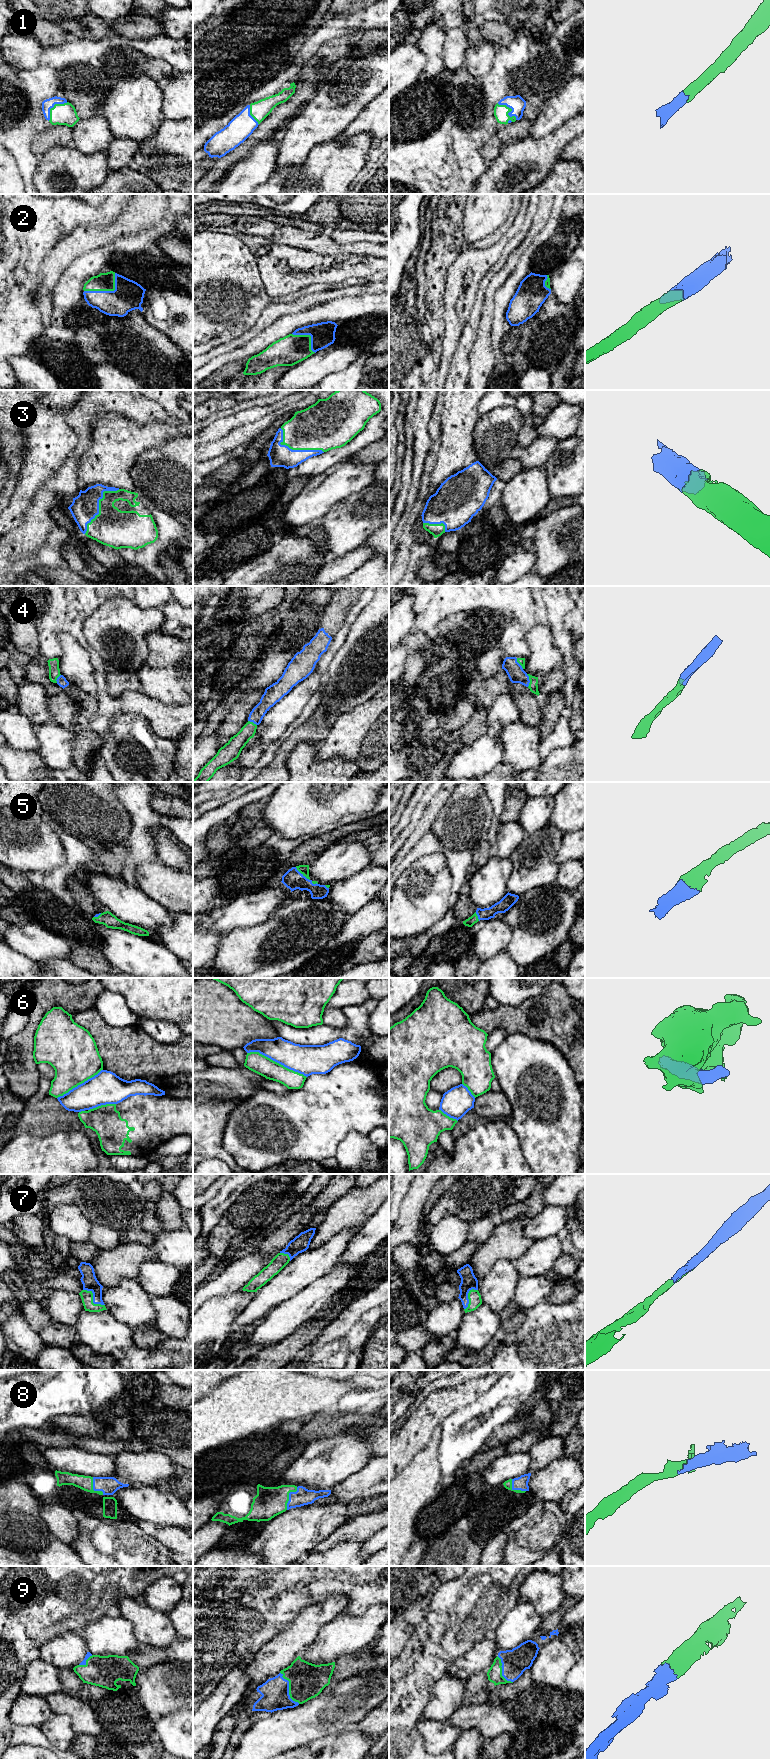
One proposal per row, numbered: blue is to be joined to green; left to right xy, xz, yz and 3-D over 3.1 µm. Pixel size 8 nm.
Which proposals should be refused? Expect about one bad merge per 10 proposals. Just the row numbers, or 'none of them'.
6

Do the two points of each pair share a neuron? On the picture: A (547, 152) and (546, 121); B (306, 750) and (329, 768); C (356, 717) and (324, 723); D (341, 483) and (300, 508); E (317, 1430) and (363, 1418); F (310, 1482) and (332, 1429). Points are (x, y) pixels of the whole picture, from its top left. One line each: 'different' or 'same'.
A: different
B: same
C: different
D: same
E: same
F: different

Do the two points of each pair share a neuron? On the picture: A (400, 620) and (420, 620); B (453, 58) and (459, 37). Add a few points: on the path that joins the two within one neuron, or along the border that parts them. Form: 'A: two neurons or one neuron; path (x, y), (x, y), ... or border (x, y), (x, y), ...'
A: two neurons; border (414, 596), (414, 623), (405, 636)
B: one neuron; path (454, 53), (456, 42)

